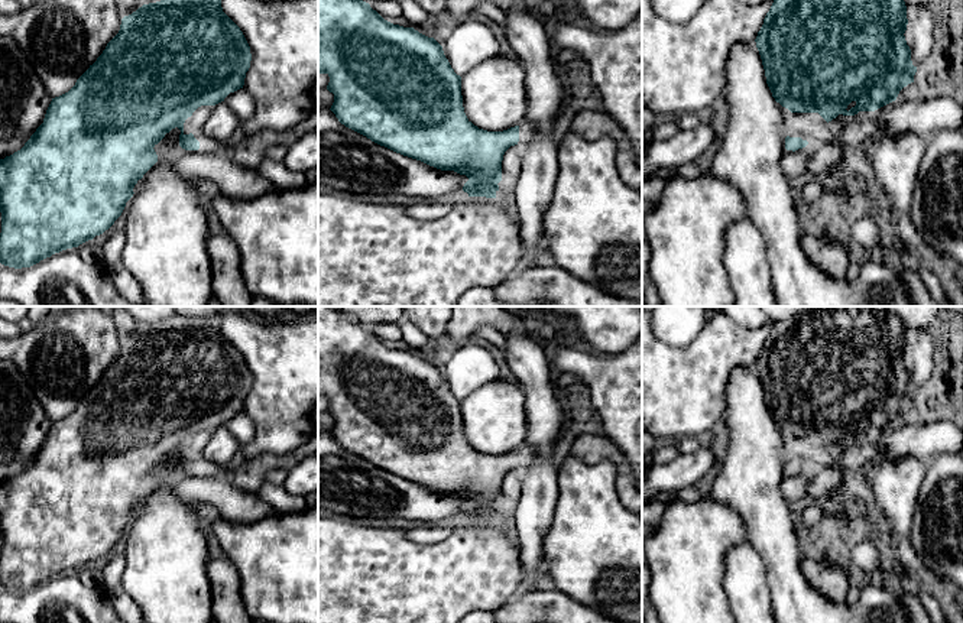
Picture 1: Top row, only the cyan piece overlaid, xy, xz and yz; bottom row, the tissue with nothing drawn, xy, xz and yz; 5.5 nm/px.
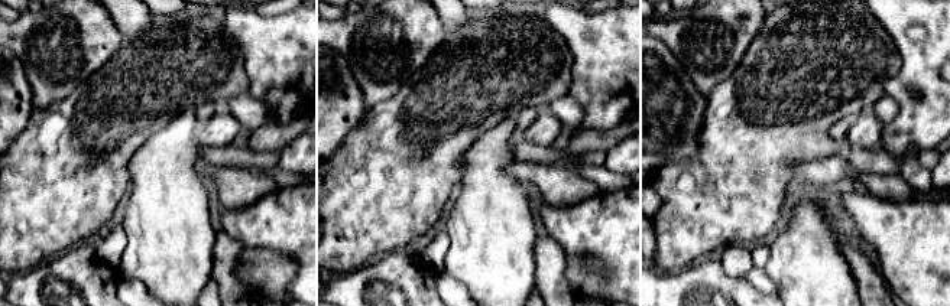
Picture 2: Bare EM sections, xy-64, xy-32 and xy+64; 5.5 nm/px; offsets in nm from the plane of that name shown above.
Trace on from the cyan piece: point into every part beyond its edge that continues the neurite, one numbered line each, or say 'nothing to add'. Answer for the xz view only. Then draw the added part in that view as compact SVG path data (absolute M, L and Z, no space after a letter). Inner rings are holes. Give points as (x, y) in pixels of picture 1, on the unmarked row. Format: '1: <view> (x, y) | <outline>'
1: xz (527, 453) | M522 444L518 450L519 450L518 468L523 471L529 465L531 460L534 458L535 450L529 447L528 444Z

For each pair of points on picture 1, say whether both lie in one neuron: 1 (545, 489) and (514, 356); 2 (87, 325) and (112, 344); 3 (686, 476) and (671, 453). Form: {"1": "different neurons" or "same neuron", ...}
{"1": "same neuron", "2": "same neuron", "3": "different neurons"}

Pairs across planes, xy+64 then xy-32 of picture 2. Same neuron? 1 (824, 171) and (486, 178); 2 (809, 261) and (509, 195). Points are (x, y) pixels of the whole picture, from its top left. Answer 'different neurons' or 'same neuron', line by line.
1: different neurons
2: same neuron

